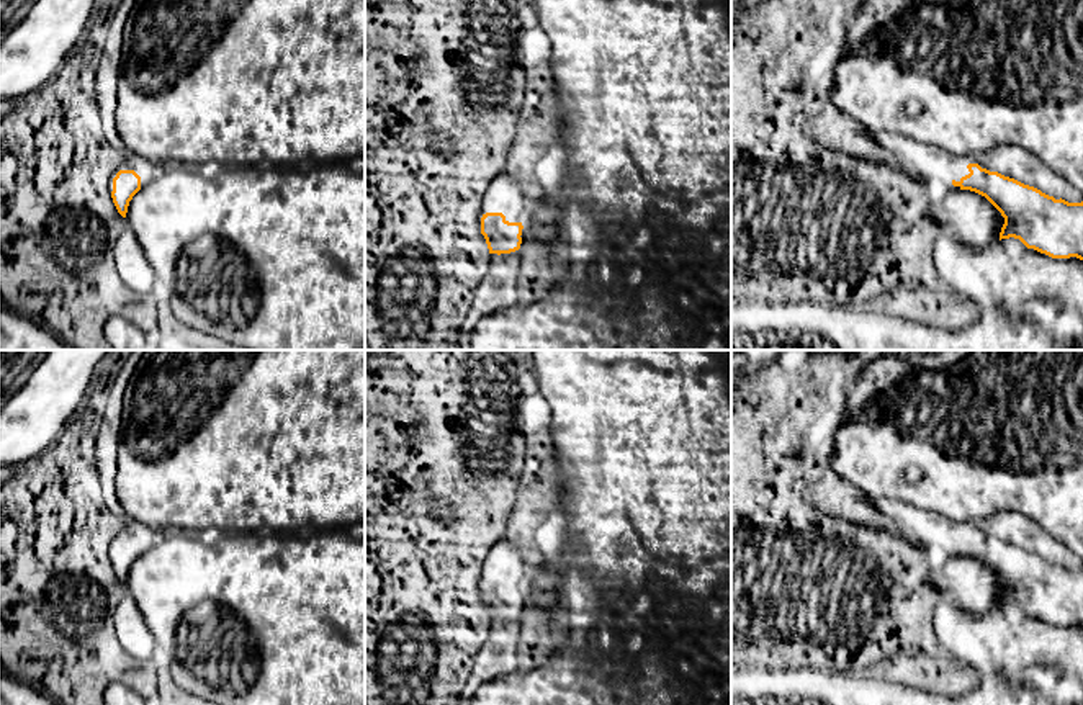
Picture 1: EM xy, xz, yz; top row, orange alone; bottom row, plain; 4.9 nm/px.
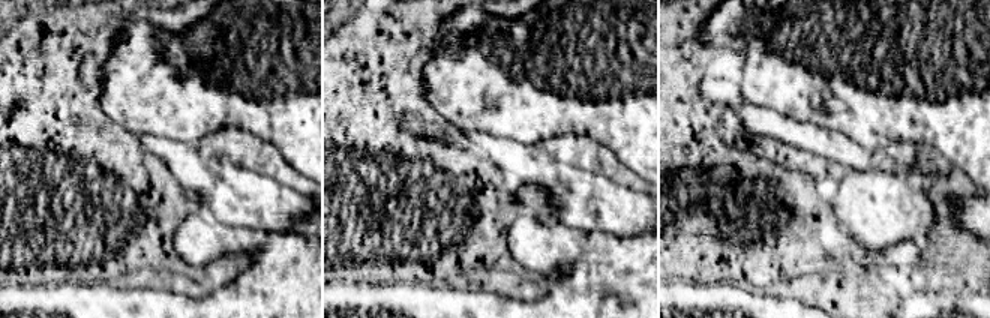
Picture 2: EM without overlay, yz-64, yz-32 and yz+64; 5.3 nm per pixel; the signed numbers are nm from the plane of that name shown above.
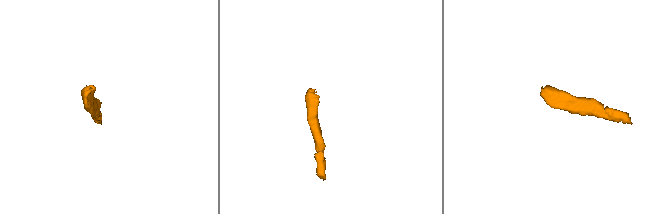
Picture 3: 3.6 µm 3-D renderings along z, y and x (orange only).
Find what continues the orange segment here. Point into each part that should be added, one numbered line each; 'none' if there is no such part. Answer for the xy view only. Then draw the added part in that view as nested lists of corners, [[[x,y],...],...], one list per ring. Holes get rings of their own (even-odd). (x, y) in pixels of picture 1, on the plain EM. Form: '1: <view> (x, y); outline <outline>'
none

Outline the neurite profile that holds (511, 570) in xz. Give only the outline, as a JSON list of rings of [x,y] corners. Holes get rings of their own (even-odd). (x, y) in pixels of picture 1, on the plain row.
[[[494,548],[489,550],[483,561],[483,569],[479,576],[479,594],[481,584],[486,579],[502,579],[506,587],[520,589],[519,581],[525,576],[525,558],[517,551],[517,556],[501,555]]]

